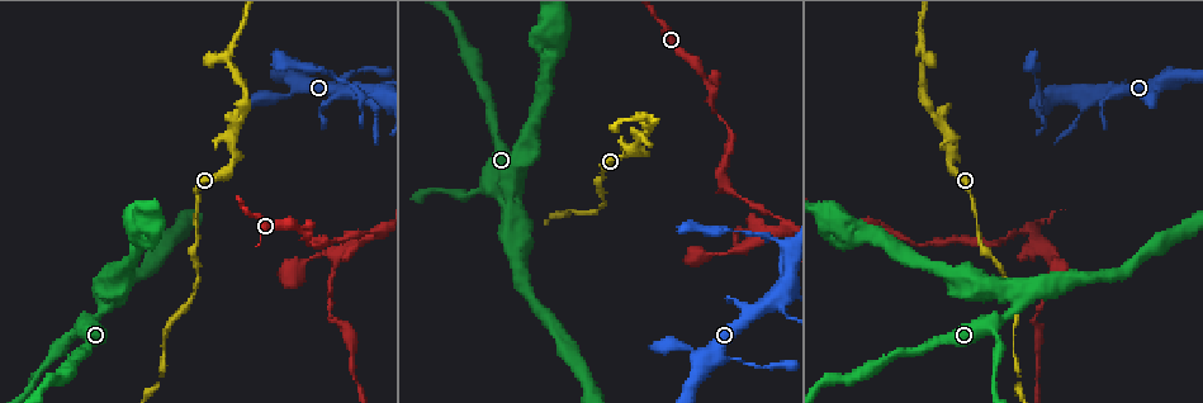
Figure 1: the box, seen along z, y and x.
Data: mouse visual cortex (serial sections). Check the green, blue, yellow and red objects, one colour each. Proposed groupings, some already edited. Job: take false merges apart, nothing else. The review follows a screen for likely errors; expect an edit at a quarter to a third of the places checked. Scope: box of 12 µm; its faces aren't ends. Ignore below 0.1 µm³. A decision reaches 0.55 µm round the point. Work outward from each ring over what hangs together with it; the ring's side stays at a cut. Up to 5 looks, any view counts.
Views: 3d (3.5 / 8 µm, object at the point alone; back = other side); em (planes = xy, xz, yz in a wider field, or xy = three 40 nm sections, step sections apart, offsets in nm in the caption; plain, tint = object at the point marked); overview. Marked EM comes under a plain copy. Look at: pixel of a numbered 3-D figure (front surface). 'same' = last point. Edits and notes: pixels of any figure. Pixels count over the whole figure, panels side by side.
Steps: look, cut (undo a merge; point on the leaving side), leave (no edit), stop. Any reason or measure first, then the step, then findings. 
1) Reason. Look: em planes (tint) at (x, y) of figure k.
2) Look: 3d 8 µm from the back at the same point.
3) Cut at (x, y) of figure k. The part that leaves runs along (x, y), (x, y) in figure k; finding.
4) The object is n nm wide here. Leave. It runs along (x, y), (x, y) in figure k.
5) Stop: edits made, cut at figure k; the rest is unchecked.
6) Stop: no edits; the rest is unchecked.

Look: 3d 3.5 µm at (1044, 97) of figure 1.

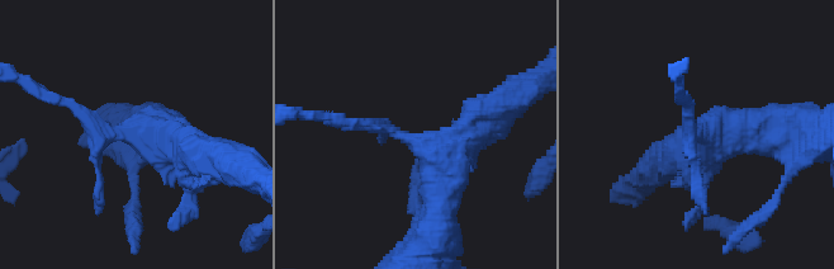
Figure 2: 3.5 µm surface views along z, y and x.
Look: em xy step 2 (tint) at (695, 136) of figure 2.

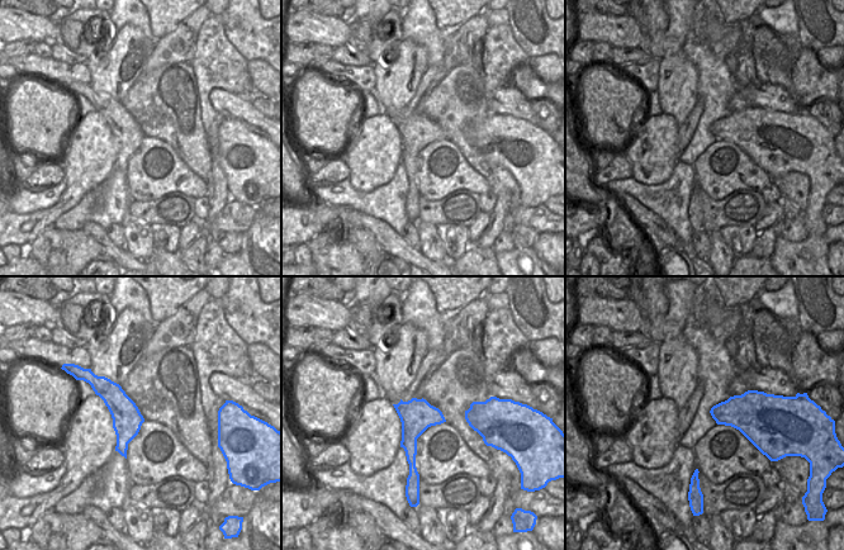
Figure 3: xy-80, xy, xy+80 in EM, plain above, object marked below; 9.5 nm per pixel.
Leave. It runs along (444, 187), (432, 147), (323, 116) in figure 2; continuous, no second cell.

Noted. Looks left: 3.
Sharp bend. Look: 3d 3.5 µm at (372, 239) of figure 1.

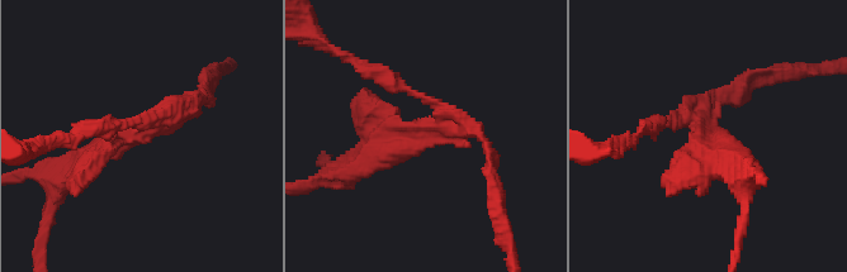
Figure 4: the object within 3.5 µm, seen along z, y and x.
3 arms meet here; the arms are 150, 200, 300 nm wide. Look: em xy step 5 (tint) at (431, 134) of figure 4.

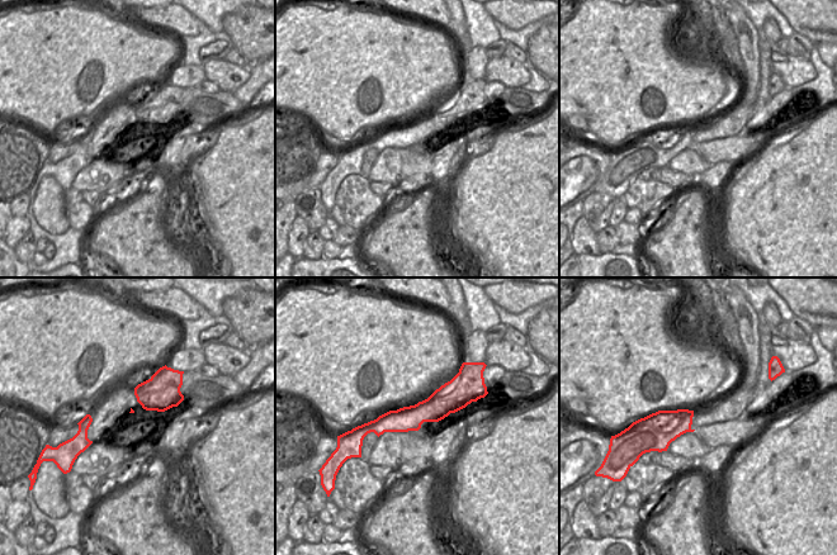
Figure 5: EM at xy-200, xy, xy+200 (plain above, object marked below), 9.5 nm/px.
Cut at (398, 144) of figure 4. A border runs along (429, 397), (473, 401) in figure 5; a second cell is stuck on.

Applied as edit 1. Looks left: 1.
Stop: edits made, cut at figure 4; the rest is unchecked.

